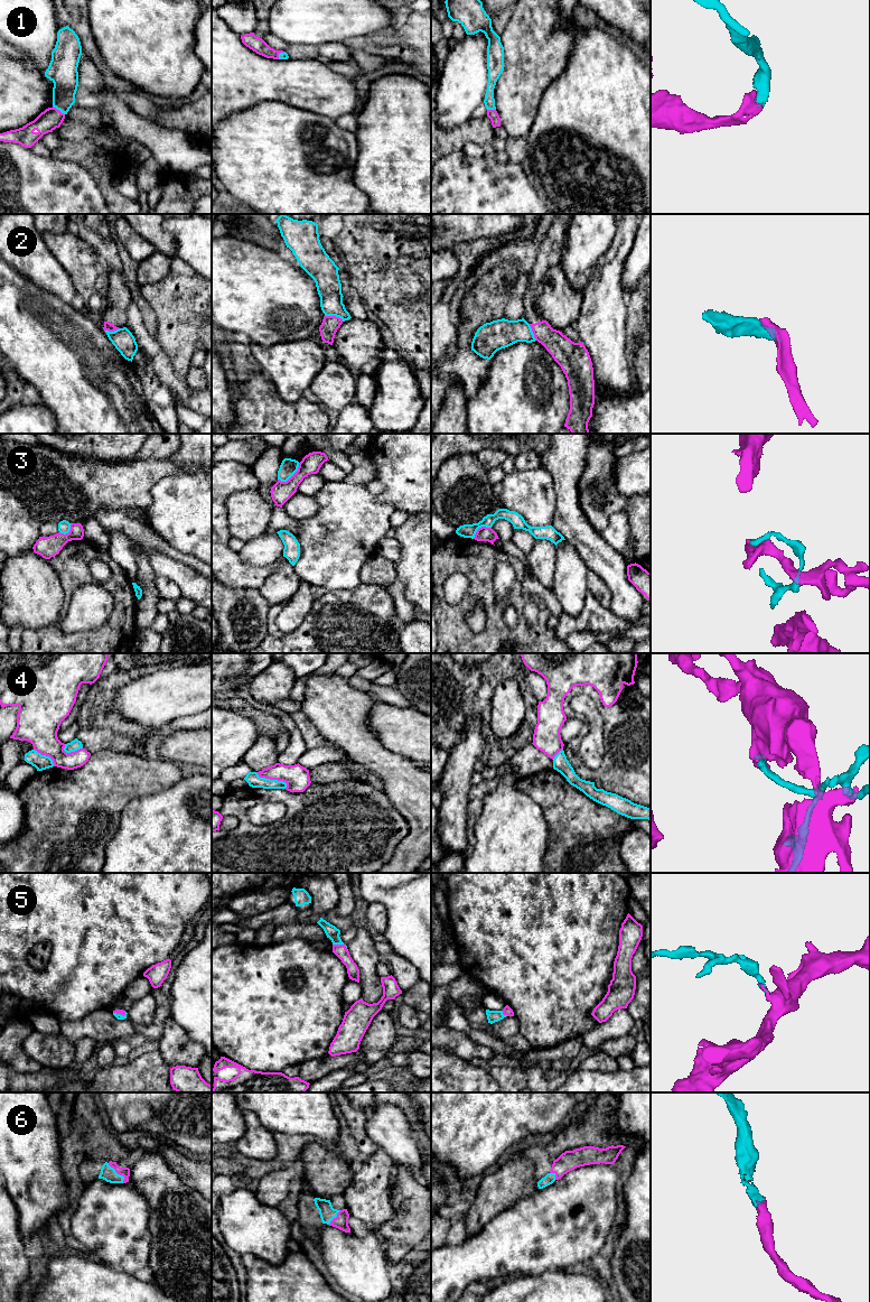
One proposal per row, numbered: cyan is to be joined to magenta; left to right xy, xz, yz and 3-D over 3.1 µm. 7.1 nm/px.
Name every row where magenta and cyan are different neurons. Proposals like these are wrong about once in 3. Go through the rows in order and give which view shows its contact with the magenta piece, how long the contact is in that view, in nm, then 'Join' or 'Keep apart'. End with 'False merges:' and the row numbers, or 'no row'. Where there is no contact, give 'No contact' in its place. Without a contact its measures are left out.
1: Touches magenta in xy. Shared border 110 nm. Join
2: Touches magenta in xz. Shared border 140 nm. Keep apart
3: Touches magenta in xz. Shared border 200 nm. Keep apart
4: Touches magenta in xz. Shared border 260 nm. Keep apart
5: Touches magenta in xz. Shared border 120 nm. Join
6: Touches magenta in xy. Shared border 180 nm. Join
False merges: 2, 3, 4

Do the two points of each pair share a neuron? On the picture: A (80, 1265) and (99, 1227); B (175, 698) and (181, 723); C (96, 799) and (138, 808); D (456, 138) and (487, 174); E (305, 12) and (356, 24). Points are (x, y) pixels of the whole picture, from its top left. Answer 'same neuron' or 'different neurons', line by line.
A: different neurons
B: different neurons
C: different neurons
D: different neurons
E: same neuron

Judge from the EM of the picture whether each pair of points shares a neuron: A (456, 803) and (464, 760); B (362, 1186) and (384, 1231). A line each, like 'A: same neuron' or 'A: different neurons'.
A: same neuron
B: different neurons

